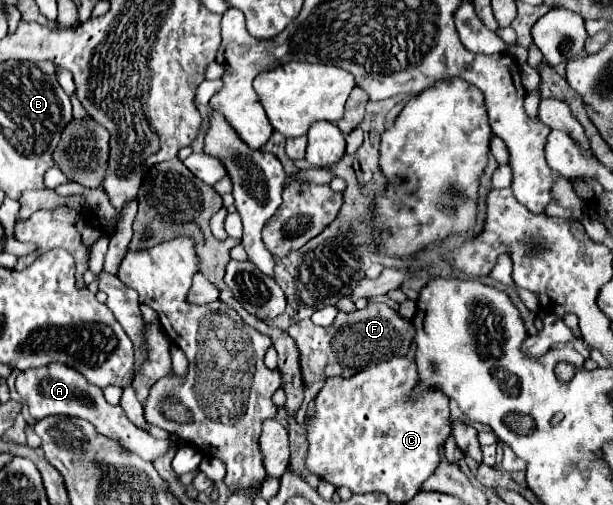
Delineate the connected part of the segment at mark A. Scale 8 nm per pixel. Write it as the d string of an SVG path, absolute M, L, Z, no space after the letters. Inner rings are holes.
M52 364L52 366L42 366L42 368L32 368L26 370L18 376L16 380L16 390L22 396L22 402L28 404L30 416L40 420L46 418L50 414L64 414L64 416L76 416L82 420L88 420L92 426L96 426L96 430L116 442L120 442L122 448L138 454L140 458L154 462L156 458L164 456L170 450L170 440L156 440L150 434L146 434L144 430L136 428L122 412L120 406L110 406L102 394L100 388L92 386L86 382L86 378L68 368L68 366L60 366L60 364Z

